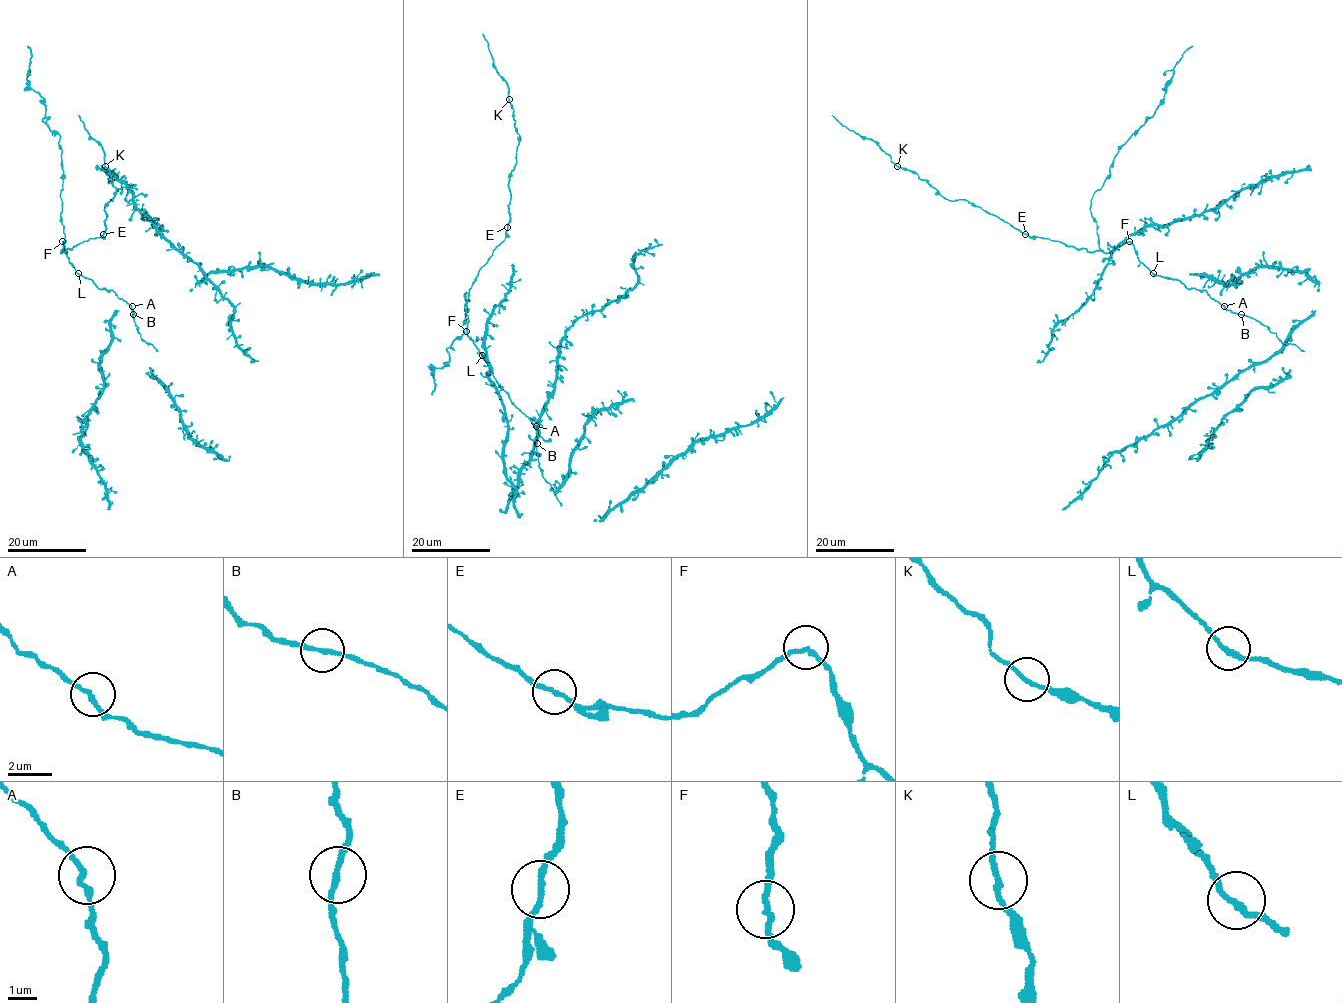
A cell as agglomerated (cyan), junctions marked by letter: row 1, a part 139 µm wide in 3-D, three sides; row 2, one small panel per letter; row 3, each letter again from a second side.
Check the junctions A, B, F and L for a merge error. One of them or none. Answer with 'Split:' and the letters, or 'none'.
Split: none

